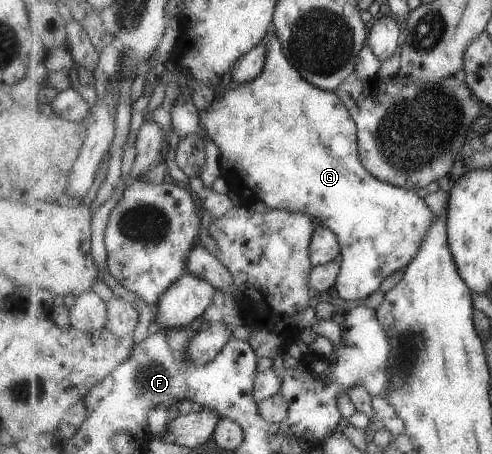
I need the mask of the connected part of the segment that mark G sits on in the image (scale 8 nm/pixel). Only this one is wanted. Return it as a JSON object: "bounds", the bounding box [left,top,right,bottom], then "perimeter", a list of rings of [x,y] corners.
{"bounds":[199,28,435,300],"perimeter":[[[269,28],[269,32],[264,36],[265,42],[267,42],[267,62],[265,62],[265,70],[255,80],[247,82],[245,84],[227,84],[220,94],[213,99],[211,104],[205,109],[201,110],[199,116],[201,117],[201,126],[207,130],[207,136],[219,146],[221,149],[220,163],[222,175],[229,182],[231,186],[231,192],[239,194],[241,196],[243,204],[248,206],[252,203],[256,203],[258,200],[263,200],[269,208],[281,209],[281,210],[295,210],[295,212],[305,212],[309,216],[315,218],[318,225],[323,225],[333,229],[333,232],[339,236],[339,244],[341,244],[342,265],[341,272],[339,273],[338,281],[335,284],[339,297],[343,300],[360,300],[369,298],[375,290],[379,290],[381,285],[388,279],[394,272],[400,271],[412,262],[412,260],[419,254],[421,250],[421,244],[425,242],[427,238],[427,232],[429,232],[429,226],[433,224],[435,215],[433,210],[427,206],[427,202],[421,196],[417,196],[417,191],[410,191],[406,188],[396,187],[382,179],[378,179],[373,176],[363,164],[359,152],[359,139],[358,128],[353,120],[353,115],[349,112],[349,109],[341,102],[341,98],[337,96],[336,91],[326,91],[316,86],[313,86],[308,80],[305,80],[301,76],[301,73],[293,64],[291,64],[288,56],[285,56],[283,44],[281,44],[281,38],[277,36],[277,33]]]}

